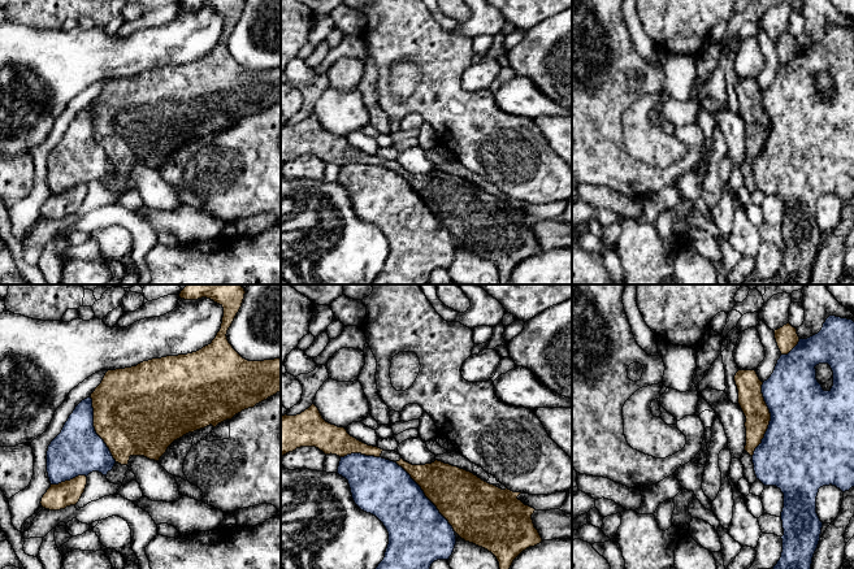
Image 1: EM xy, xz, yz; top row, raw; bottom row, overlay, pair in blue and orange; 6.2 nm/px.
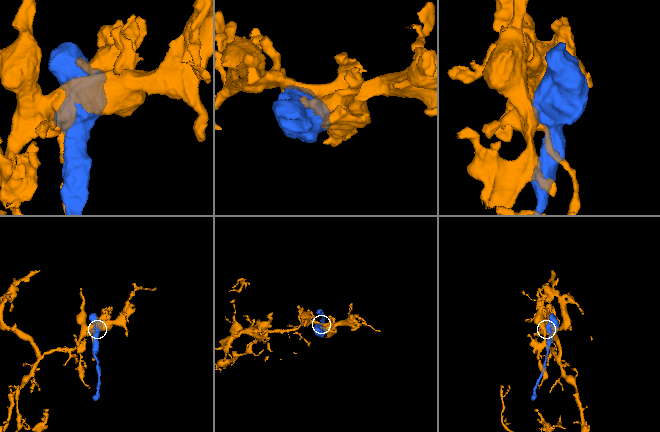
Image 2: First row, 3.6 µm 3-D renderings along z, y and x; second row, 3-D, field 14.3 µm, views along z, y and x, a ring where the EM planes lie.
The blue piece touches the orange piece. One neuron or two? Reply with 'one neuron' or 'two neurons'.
two neurons

